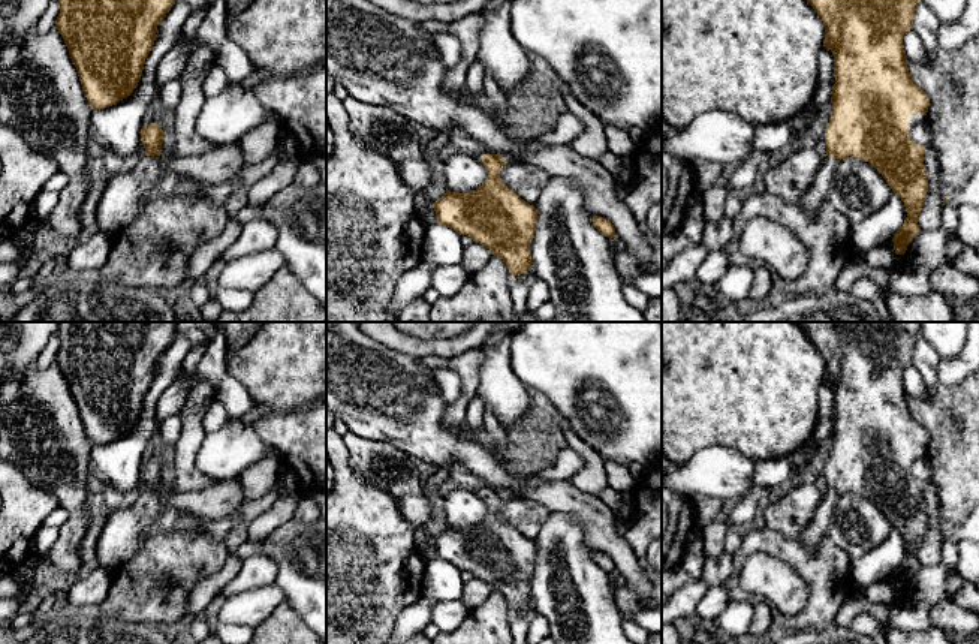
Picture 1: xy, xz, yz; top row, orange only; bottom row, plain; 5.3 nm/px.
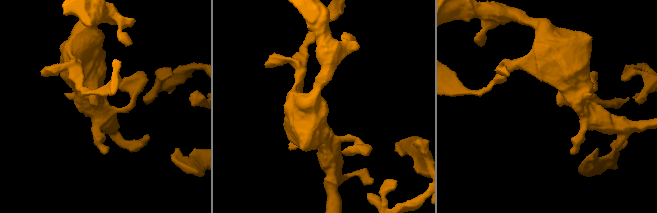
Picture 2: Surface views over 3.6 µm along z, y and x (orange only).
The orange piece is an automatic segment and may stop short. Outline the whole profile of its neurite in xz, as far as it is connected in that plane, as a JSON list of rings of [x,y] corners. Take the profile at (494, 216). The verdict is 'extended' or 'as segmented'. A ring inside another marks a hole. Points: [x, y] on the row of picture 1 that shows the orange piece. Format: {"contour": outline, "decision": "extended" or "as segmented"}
{"contour": [[[484,150],[475,156],[487,169],[485,183],[470,193],[446,193],[434,202],[437,223],[454,229],[458,235],[467,235],[475,243],[490,249],[506,265],[510,276],[521,276],[531,268],[530,244],[534,238],[537,210],[527,204],[513,190],[510,190],[500,178],[504,157],[494,151]]], "decision": "extended"}

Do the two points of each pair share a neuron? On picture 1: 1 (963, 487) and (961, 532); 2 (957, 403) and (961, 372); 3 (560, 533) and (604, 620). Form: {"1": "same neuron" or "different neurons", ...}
{"1": "different neurons", "2": "different neurons", "3": "same neuron"}

